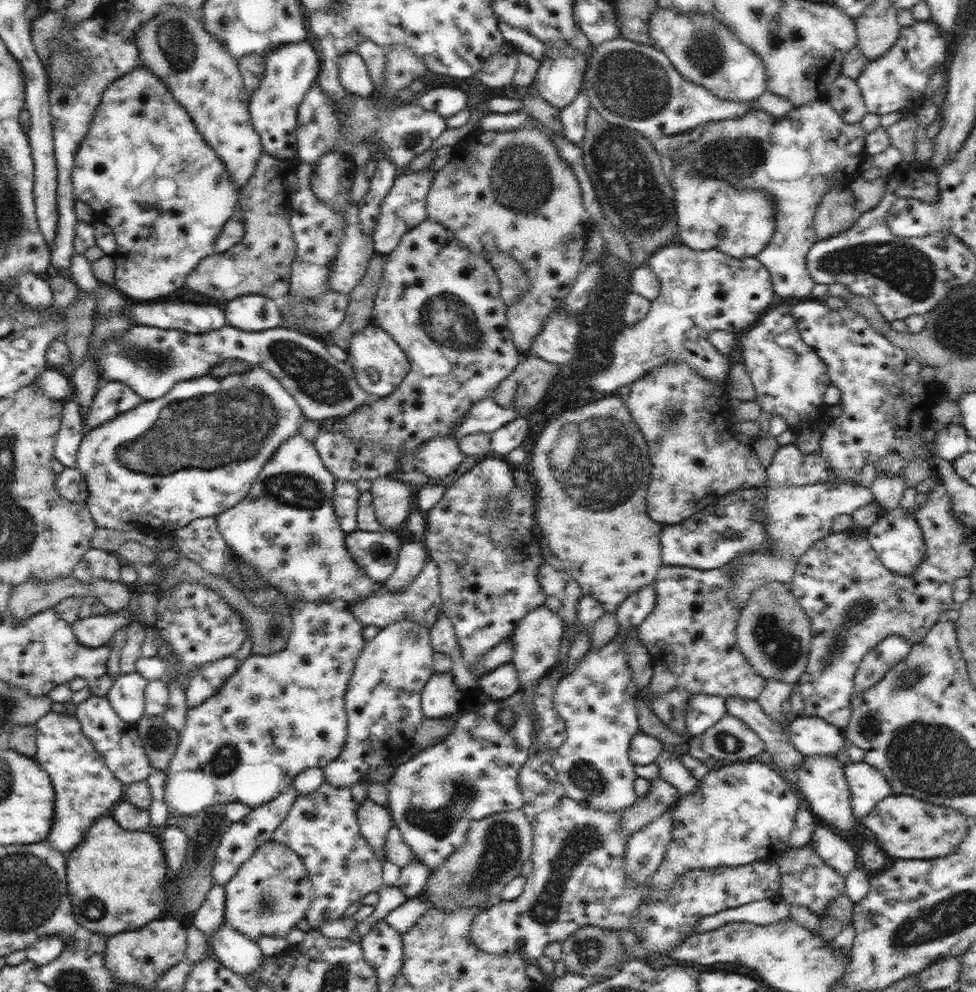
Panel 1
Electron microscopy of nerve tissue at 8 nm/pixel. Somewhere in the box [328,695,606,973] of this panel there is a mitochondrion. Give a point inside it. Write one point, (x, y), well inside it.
(501, 850)

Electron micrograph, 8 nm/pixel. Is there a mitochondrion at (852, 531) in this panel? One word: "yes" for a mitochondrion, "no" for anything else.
no

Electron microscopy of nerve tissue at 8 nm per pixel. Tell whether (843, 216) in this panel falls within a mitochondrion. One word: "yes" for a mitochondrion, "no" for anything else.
no

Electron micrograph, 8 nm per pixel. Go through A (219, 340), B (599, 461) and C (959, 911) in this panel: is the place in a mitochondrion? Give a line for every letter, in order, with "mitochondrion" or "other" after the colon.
A: other
B: mitochondrion
C: mitochondrion

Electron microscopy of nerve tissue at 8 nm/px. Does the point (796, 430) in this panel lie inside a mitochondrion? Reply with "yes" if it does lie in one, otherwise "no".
no

